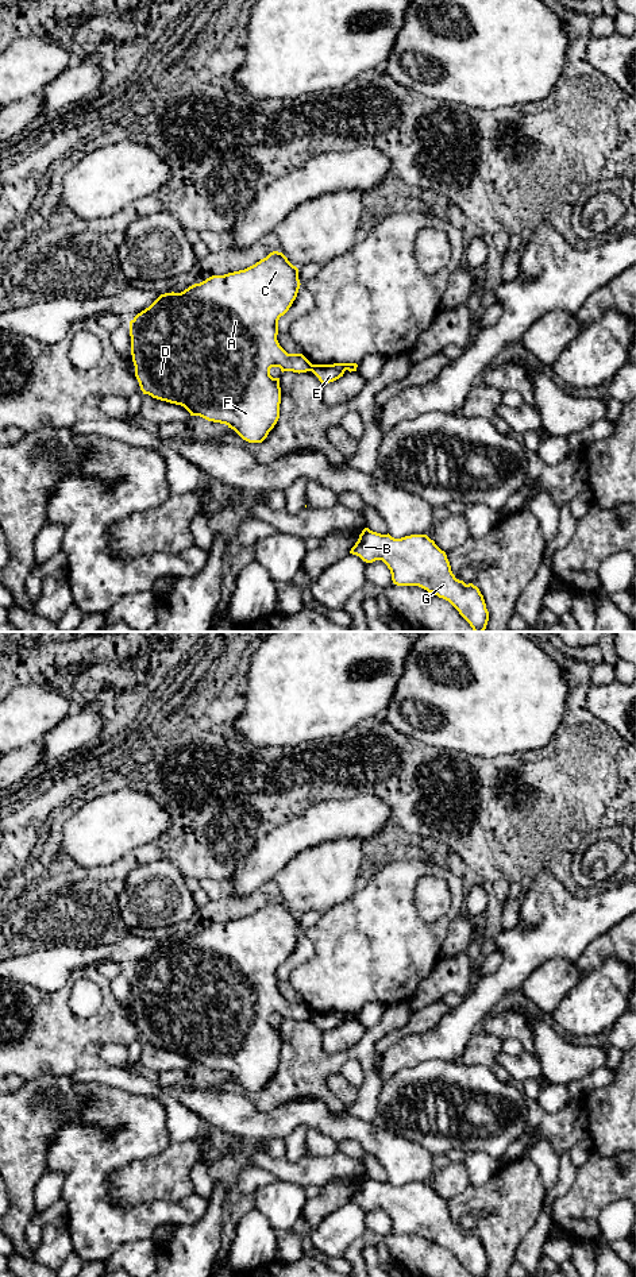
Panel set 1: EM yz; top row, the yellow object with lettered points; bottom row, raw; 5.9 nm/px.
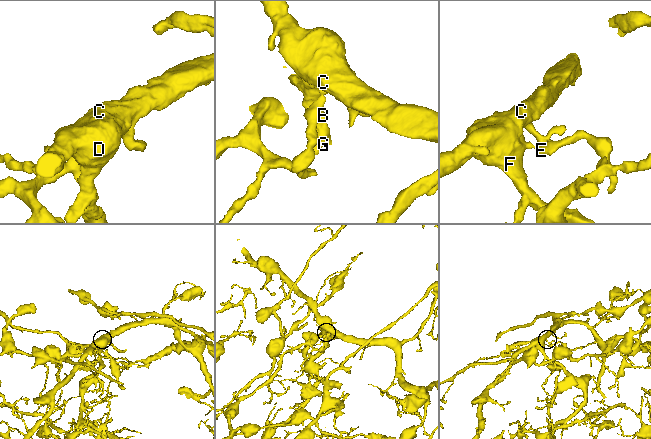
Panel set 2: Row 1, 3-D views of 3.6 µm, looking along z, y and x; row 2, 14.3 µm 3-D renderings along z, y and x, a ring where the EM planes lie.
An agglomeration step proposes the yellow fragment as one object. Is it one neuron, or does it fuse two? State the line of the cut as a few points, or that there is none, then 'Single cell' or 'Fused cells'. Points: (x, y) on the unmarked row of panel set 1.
Split along yz (312, 1013), (309, 1018). Fused cells

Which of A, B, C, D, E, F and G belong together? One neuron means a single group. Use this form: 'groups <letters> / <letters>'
groups A B C D F G / E

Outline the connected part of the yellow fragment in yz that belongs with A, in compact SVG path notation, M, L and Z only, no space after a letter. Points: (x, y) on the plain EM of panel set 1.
M273 899L244 918L212 923L181 941L161 942L130 969L131 1003L143 1042L181 1053L190 1064L226 1072L248 1091L262 1091L280 1066L280 1026L273 1026L270 1016L298 1022L312 1016L302 1002L288 1002L277 988L278 968L292 954L300 933L298 917Z

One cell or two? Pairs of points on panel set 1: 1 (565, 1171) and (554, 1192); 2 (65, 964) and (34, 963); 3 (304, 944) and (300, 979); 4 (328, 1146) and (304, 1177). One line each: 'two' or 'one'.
1: one
2: one
3: two
4: two

